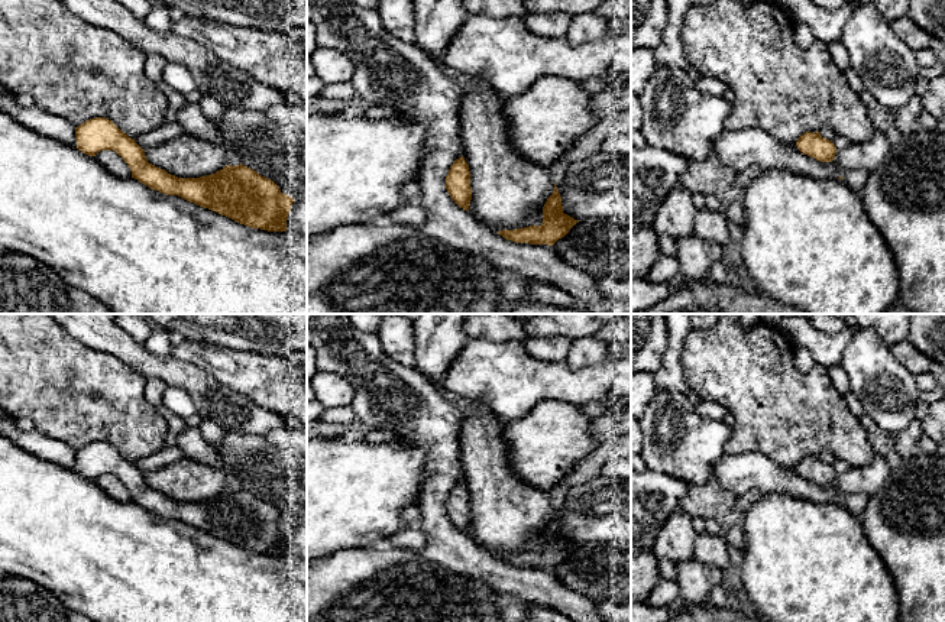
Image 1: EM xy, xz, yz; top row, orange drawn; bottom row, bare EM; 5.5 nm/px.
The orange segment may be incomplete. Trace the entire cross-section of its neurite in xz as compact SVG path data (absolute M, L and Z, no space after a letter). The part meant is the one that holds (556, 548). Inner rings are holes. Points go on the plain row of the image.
M554 506L554 515L543 531L543 547L515 554L501 554L498 558L515 567L548 568L553 570L564 561L569 554L579 547L563 537L562 521Z

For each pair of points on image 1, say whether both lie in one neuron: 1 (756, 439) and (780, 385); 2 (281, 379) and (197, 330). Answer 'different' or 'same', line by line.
1: same
2: different

